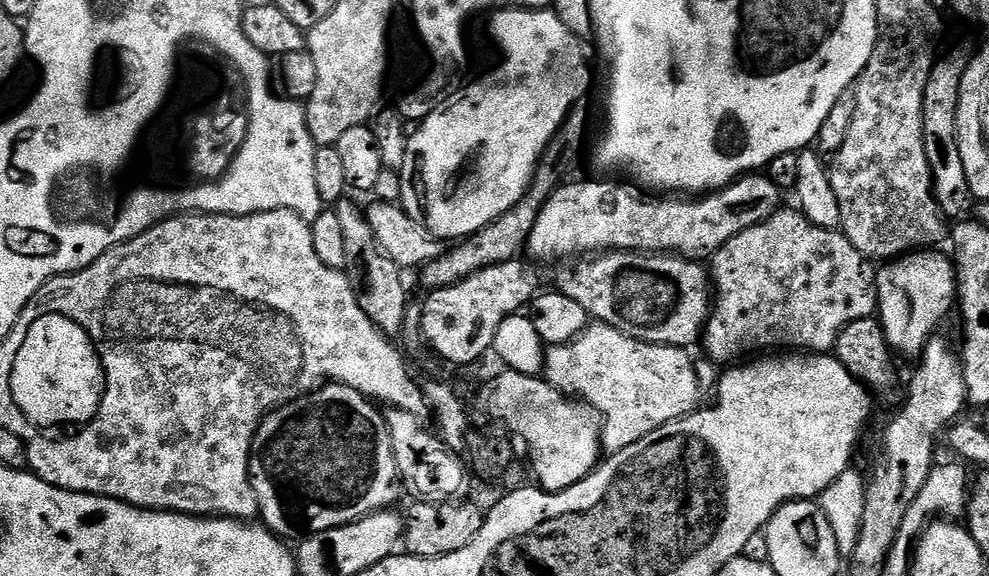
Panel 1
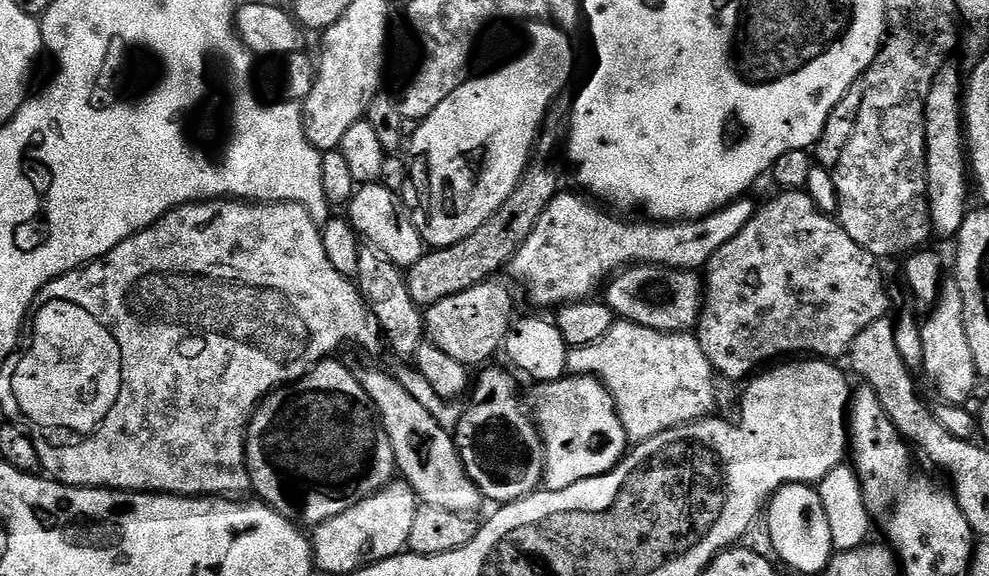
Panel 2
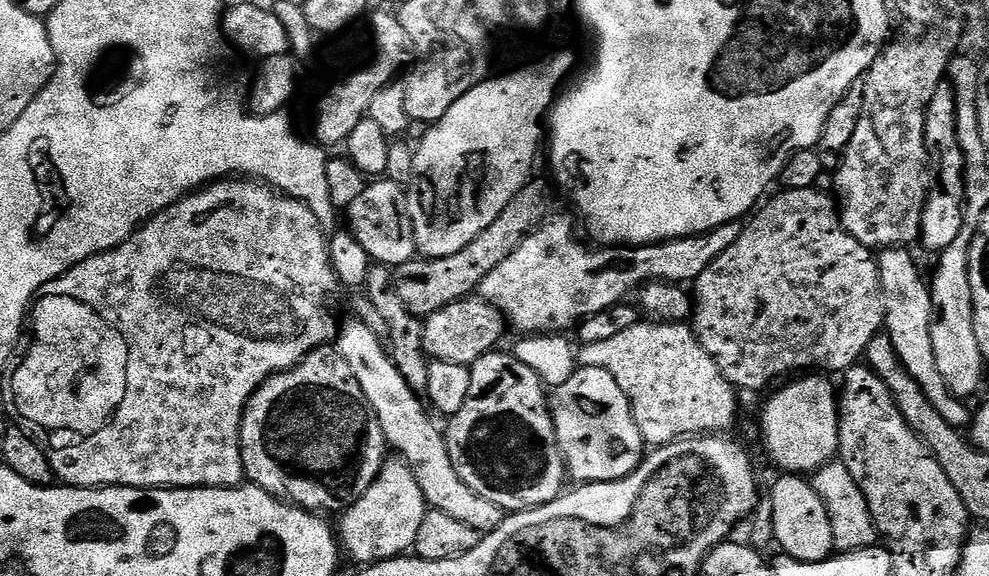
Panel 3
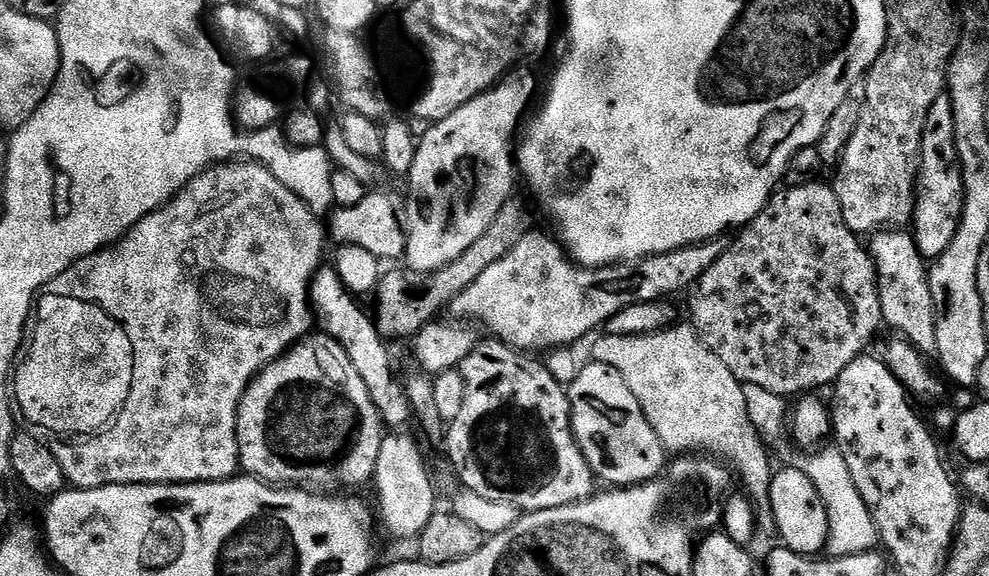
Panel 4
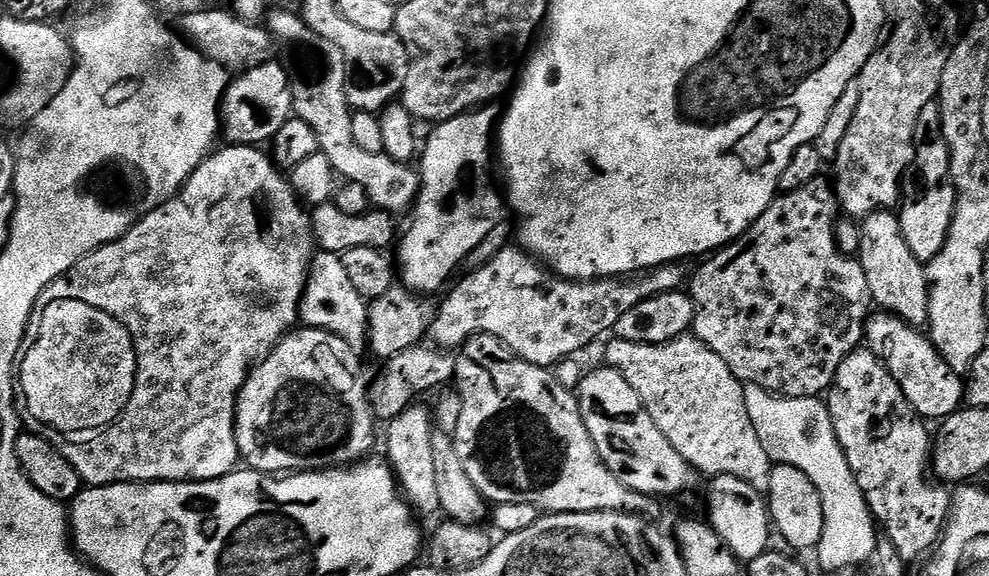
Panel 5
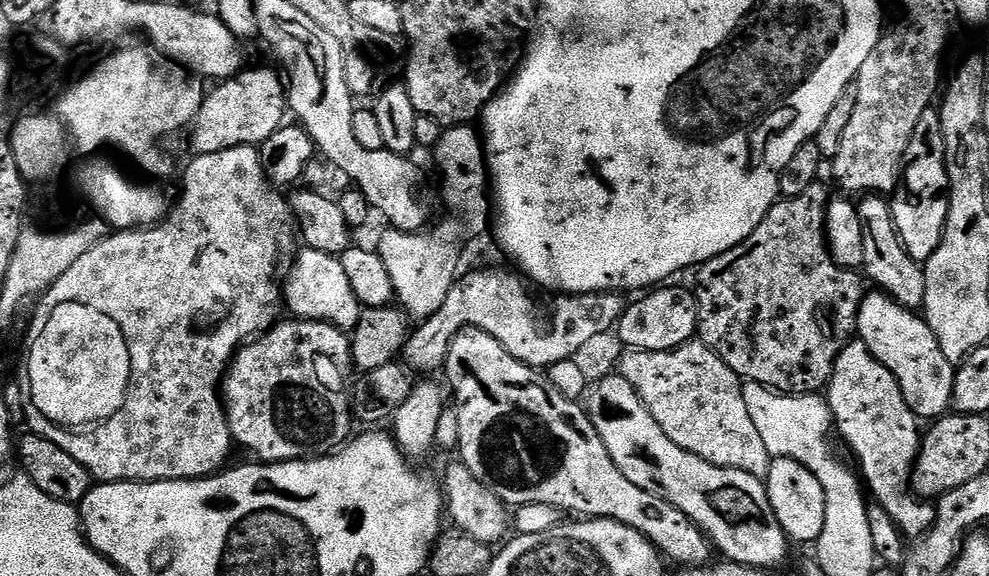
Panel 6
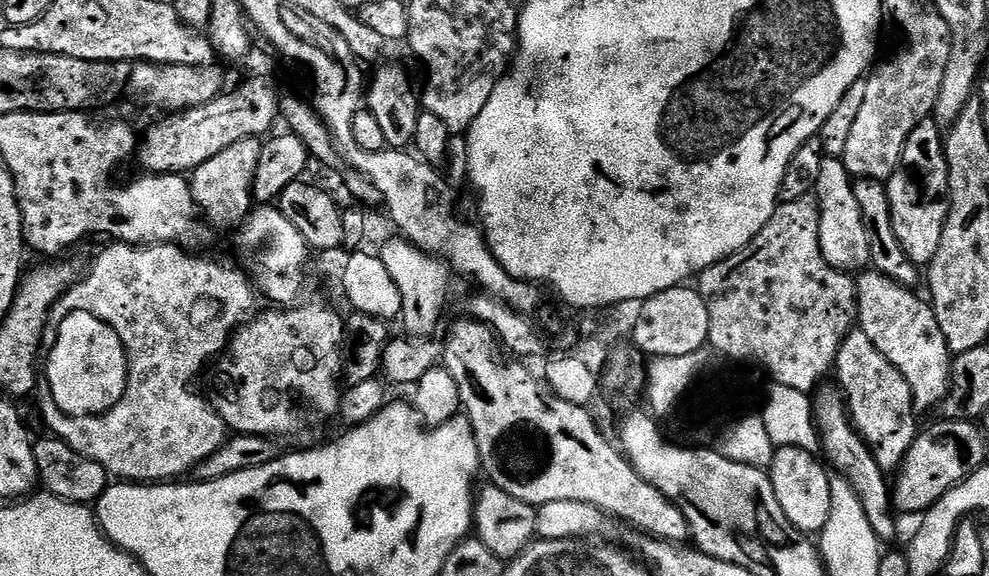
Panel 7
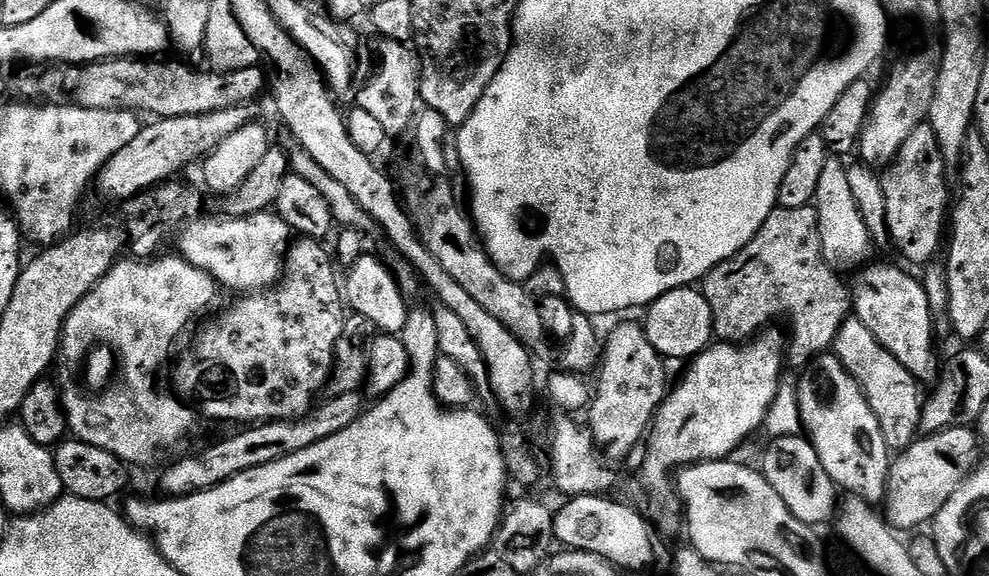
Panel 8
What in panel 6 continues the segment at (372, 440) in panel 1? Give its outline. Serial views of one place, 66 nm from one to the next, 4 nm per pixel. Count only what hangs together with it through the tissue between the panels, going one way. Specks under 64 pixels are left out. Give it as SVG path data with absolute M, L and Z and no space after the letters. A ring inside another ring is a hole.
M286 320L276 323L269 332L245 344L232 357L230 371L222 381L224 413L228 415L232 439L239 447L241 444L249 448L260 462L310 460L327 456L343 448L353 435L354 365L351 339L345 329L324 324L321 320Z

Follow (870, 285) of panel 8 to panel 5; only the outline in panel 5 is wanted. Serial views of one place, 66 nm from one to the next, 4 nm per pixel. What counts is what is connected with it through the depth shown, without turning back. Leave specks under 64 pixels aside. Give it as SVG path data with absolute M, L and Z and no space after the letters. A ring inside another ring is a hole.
M876 310L869 315L864 334L867 348L884 363L886 370L890 370L902 394L906 394L906 402L910 402L920 417L928 422L943 422L960 411L965 403L961 373L950 370L948 363L940 357L931 339L921 329L893 316L891 312Z

